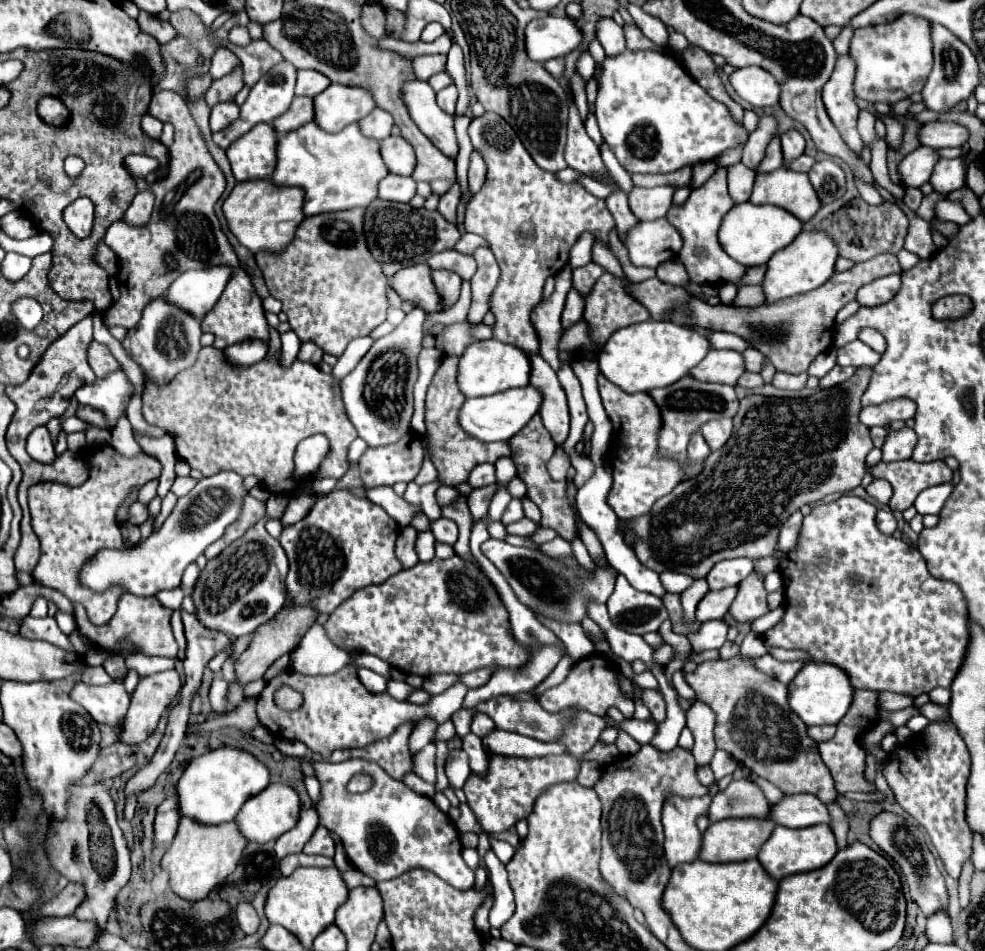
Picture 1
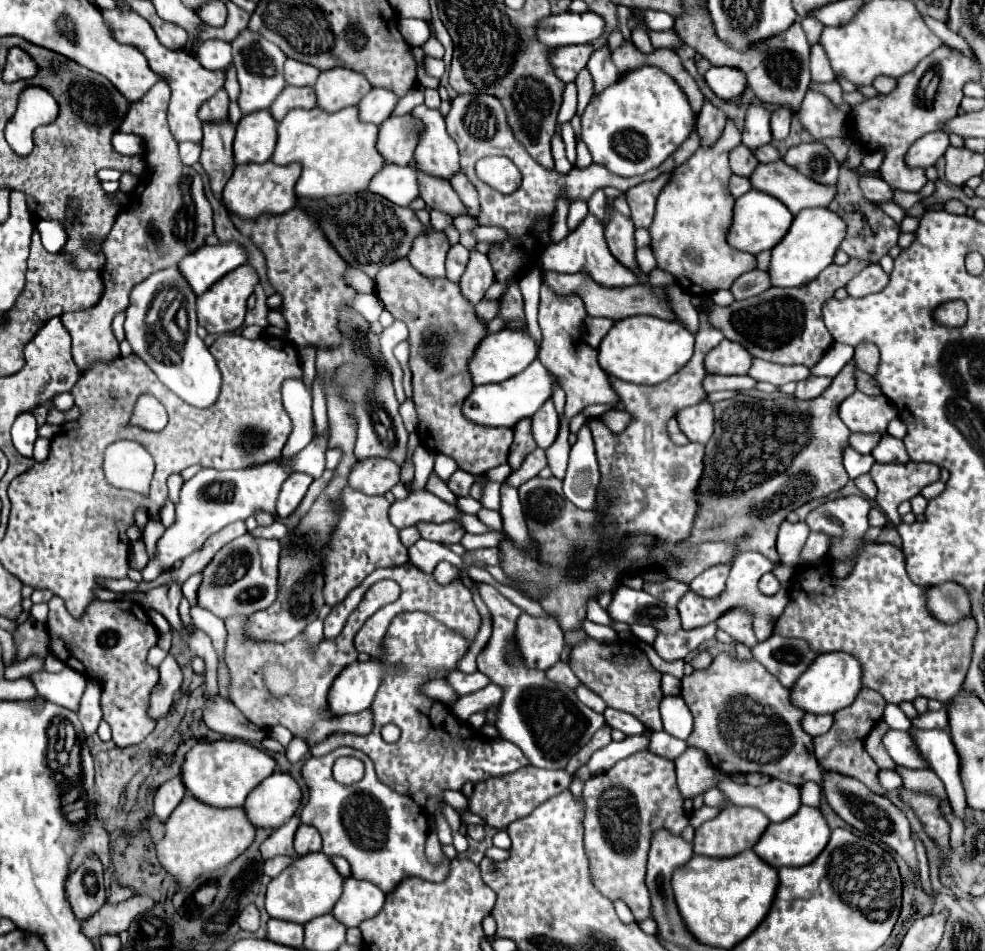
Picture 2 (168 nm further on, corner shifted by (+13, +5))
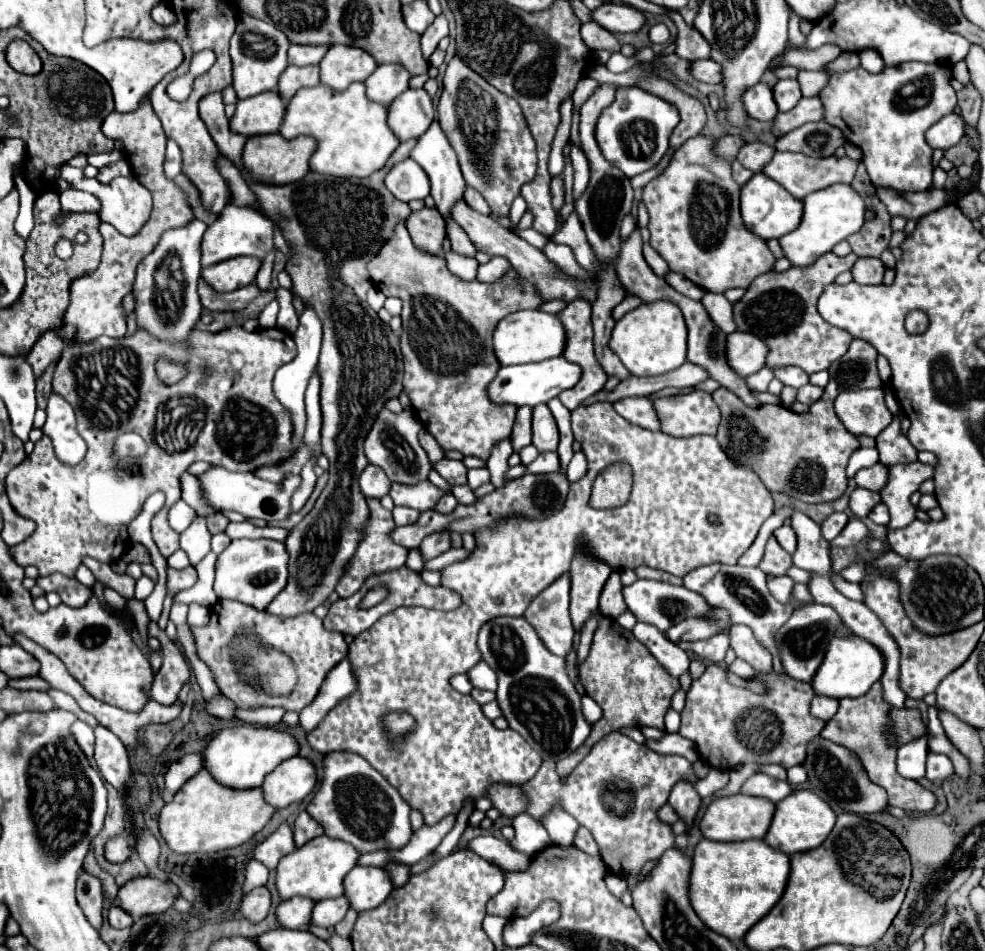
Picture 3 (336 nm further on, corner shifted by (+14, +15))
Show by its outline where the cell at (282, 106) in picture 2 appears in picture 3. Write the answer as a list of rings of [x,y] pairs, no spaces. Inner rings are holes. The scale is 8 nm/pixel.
[[[289,64],[289,68],[285,68],[285,72],[281,74],[277,90],[281,96],[285,96],[285,100],[289,100],[295,96],[299,88],[317,86],[317,84],[319,84],[319,66],[313,64],[309,68],[297,68]]]

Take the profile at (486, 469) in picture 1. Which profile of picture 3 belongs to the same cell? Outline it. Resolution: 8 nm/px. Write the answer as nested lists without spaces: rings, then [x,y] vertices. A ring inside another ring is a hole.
[[[439,460],[433,464],[433,468],[439,472],[439,476],[443,476],[451,486],[453,484],[467,484],[467,468],[463,462],[459,460]]]

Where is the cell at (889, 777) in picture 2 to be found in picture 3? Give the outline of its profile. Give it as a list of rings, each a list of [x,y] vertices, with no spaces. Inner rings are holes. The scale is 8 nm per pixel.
[[[927,736],[917,738],[915,744],[903,744],[897,750],[897,772],[903,778],[921,780],[925,776],[925,758],[927,758]]]

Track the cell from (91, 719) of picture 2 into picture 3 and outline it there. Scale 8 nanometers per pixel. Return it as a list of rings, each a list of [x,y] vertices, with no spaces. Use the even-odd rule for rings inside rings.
[[[75,722],[71,728],[71,736],[77,740],[77,744],[85,752],[85,756],[93,758],[93,744],[95,744],[93,730],[85,722]]]

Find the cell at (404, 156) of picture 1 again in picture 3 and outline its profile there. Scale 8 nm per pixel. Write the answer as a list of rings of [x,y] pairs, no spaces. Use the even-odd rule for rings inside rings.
[[[409,88],[393,104],[389,104],[389,126],[395,136],[405,142],[409,138],[419,138],[435,118],[433,100],[423,88]]]

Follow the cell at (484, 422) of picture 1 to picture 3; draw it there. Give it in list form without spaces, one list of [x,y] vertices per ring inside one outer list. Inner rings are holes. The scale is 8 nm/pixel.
[[[549,358],[535,364],[519,364],[505,366],[499,370],[497,378],[489,386],[489,398],[499,404],[515,404],[515,406],[537,406],[547,404],[551,398],[559,396],[563,390],[573,388],[581,380],[581,366],[559,358]]]

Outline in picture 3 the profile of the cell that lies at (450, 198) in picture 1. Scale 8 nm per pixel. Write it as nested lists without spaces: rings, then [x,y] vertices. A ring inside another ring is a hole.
[[[449,220],[449,224],[447,224],[447,236],[449,236],[449,240],[451,240],[451,250],[453,250],[453,252],[457,252],[457,254],[461,254],[461,256],[469,256],[469,258],[473,258],[473,256],[477,254],[475,246],[473,246],[471,240],[465,236],[465,232],[457,226],[457,222]]]

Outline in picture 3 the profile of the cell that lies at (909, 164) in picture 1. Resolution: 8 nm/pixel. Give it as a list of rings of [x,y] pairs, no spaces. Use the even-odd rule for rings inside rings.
[[[955,112],[949,116],[943,116],[937,124],[933,124],[927,130],[927,142],[931,148],[947,150],[947,148],[959,144],[959,140],[965,136],[965,126],[967,126],[967,122]]]

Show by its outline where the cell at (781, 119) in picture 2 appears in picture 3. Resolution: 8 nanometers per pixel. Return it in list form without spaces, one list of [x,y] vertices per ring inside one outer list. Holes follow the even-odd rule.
[[[791,78],[791,80],[779,80],[775,84],[775,88],[773,88],[773,94],[775,94],[775,102],[779,106],[779,112],[791,110],[801,100],[799,82],[795,78]]]

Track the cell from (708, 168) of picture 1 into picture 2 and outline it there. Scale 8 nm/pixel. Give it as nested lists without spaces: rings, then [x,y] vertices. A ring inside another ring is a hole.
[[[660,174],[656,180],[642,182],[630,190],[626,190],[626,202],[632,212],[632,222],[636,226],[650,226],[654,216],[654,204],[662,190],[662,186],[670,180],[670,174]]]

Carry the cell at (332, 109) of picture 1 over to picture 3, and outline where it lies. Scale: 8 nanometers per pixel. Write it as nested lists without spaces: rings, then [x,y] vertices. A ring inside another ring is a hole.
[[[331,46],[321,60],[321,82],[333,90],[345,90],[353,82],[363,82],[375,68],[377,62],[369,52],[349,46]]]

